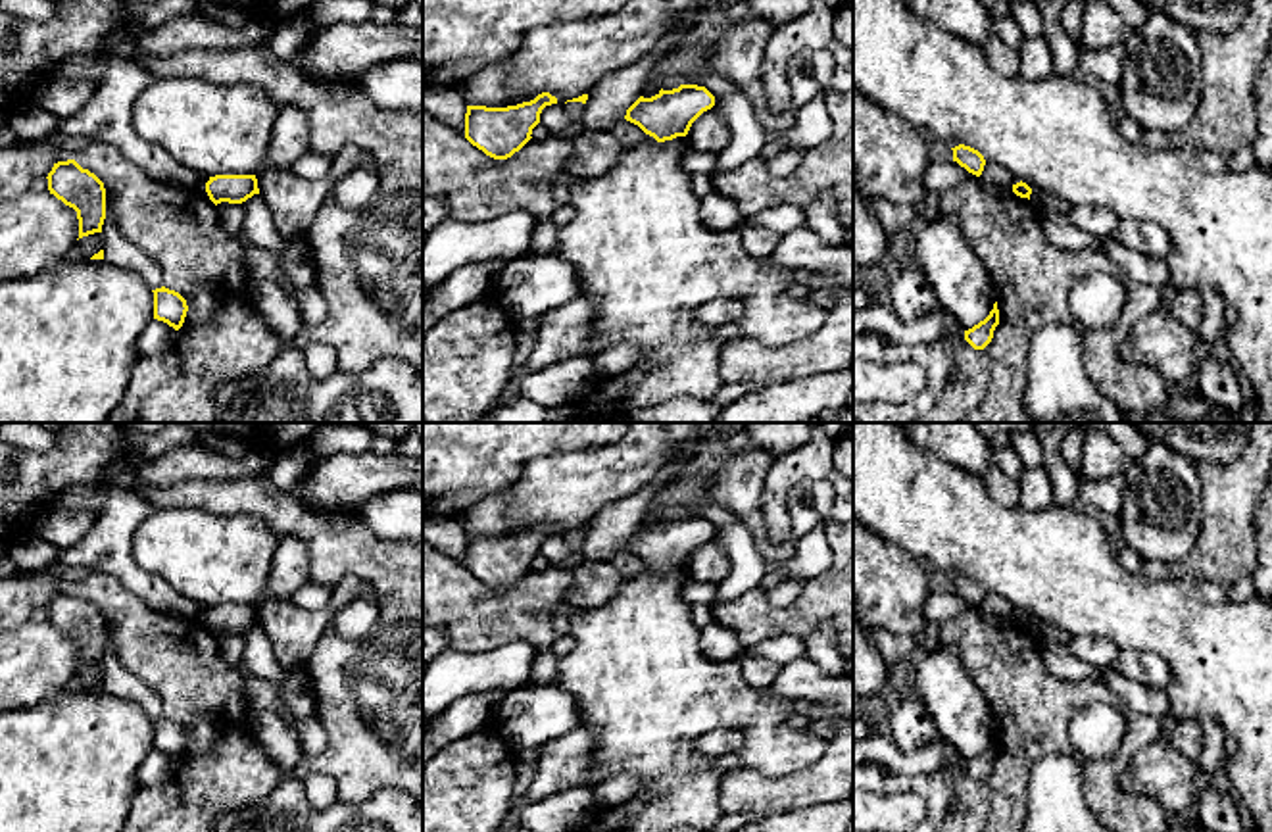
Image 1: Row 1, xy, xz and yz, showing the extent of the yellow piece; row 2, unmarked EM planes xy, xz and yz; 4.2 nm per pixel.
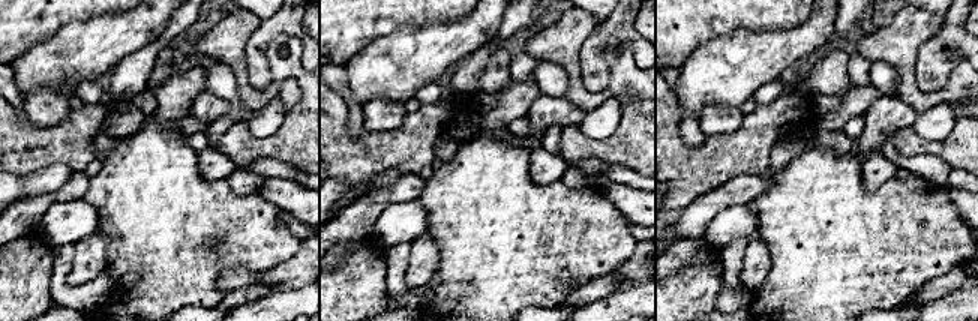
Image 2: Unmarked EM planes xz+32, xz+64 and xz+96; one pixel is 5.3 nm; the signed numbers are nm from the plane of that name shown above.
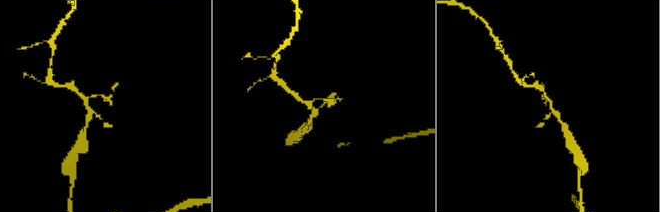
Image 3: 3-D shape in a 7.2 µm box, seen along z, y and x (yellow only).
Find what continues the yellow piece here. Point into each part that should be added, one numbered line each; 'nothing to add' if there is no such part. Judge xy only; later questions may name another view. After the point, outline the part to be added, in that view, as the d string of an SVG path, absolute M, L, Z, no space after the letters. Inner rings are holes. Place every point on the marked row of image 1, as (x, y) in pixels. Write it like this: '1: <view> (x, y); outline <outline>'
nothing to add

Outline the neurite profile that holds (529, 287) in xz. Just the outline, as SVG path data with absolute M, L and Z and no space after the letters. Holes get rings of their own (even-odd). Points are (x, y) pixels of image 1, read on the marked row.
M555 254L509 259L494 290L515 321L540 319L580 296L576 271Z

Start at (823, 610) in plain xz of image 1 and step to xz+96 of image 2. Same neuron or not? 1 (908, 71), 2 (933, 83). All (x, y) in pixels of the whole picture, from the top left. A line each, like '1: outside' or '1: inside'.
1: inside
2: outside

